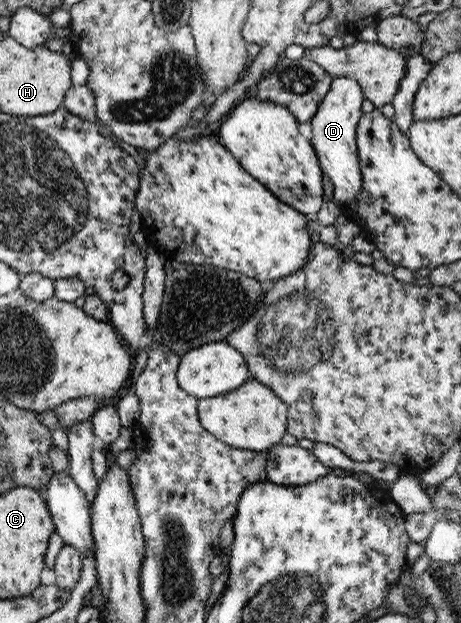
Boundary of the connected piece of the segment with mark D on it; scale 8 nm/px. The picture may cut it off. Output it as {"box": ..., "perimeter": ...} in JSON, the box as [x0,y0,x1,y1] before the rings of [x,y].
{"box":[310,79,364,208],"perimeter":[[[335,79],[331,82],[329,92],[319,104],[315,116],[311,118],[313,138],[310,144],[317,153],[322,171],[334,184],[333,204],[335,207],[353,208],[357,204],[357,196],[363,190],[363,175],[359,167],[357,155],[356,130],[359,119],[363,115],[361,102],[364,94],[359,82],[352,79]]]}

